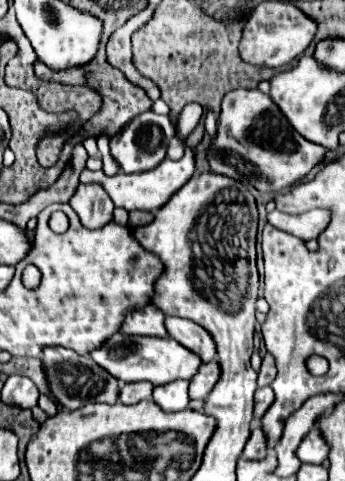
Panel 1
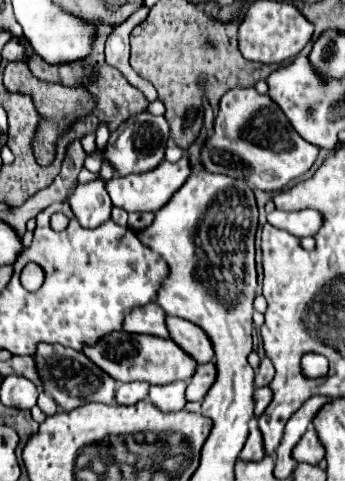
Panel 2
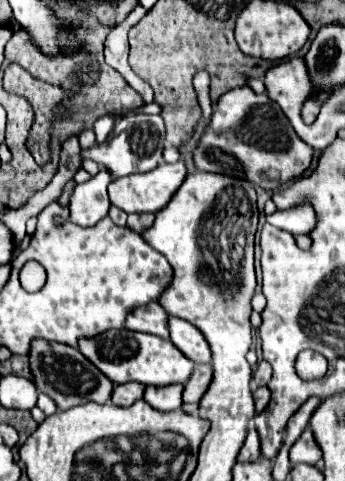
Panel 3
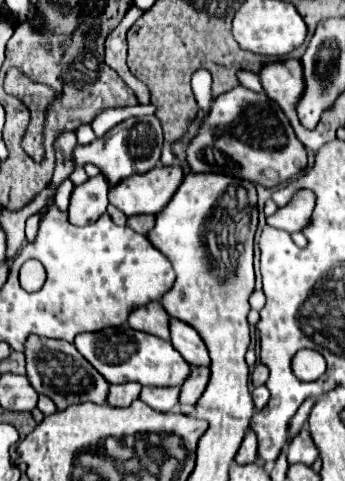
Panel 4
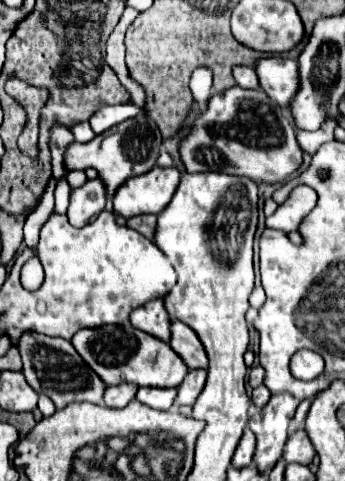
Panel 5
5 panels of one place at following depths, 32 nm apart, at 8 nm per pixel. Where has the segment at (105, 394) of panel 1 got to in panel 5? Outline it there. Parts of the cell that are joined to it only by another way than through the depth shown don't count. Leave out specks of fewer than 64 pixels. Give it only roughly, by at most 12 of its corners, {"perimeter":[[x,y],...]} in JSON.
{"perimeter":[[22,332],[26,382],[56,408],[100,404],[104,382],[64,338]]}

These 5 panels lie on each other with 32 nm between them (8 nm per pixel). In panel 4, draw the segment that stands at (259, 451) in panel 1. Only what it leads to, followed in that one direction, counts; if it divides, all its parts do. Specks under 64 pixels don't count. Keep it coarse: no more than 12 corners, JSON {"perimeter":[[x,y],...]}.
{"perimeter":[[249,427],[234,462],[256,460],[256,434]]}

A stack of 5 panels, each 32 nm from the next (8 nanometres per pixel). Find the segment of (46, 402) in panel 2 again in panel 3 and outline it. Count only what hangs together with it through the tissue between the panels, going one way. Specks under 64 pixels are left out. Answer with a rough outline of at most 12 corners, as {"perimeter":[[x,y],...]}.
{"perimeter":[[40,393],[37,406],[46,416],[57,411],[55,402],[46,394]]}

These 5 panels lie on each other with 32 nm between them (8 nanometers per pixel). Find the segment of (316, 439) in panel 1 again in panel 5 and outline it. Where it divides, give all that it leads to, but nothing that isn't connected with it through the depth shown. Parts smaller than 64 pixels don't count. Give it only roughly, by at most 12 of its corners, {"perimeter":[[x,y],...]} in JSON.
{"perimeter":[[304,430],[288,436],[284,460],[310,464],[312,444]]}

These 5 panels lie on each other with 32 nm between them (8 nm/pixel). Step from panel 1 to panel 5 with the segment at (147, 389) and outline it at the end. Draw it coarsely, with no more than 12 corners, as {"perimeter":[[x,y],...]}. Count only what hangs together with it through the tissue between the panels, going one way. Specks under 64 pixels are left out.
{"perimeter":[[136,384],[108,386],[104,406],[124,408],[134,400]]}

